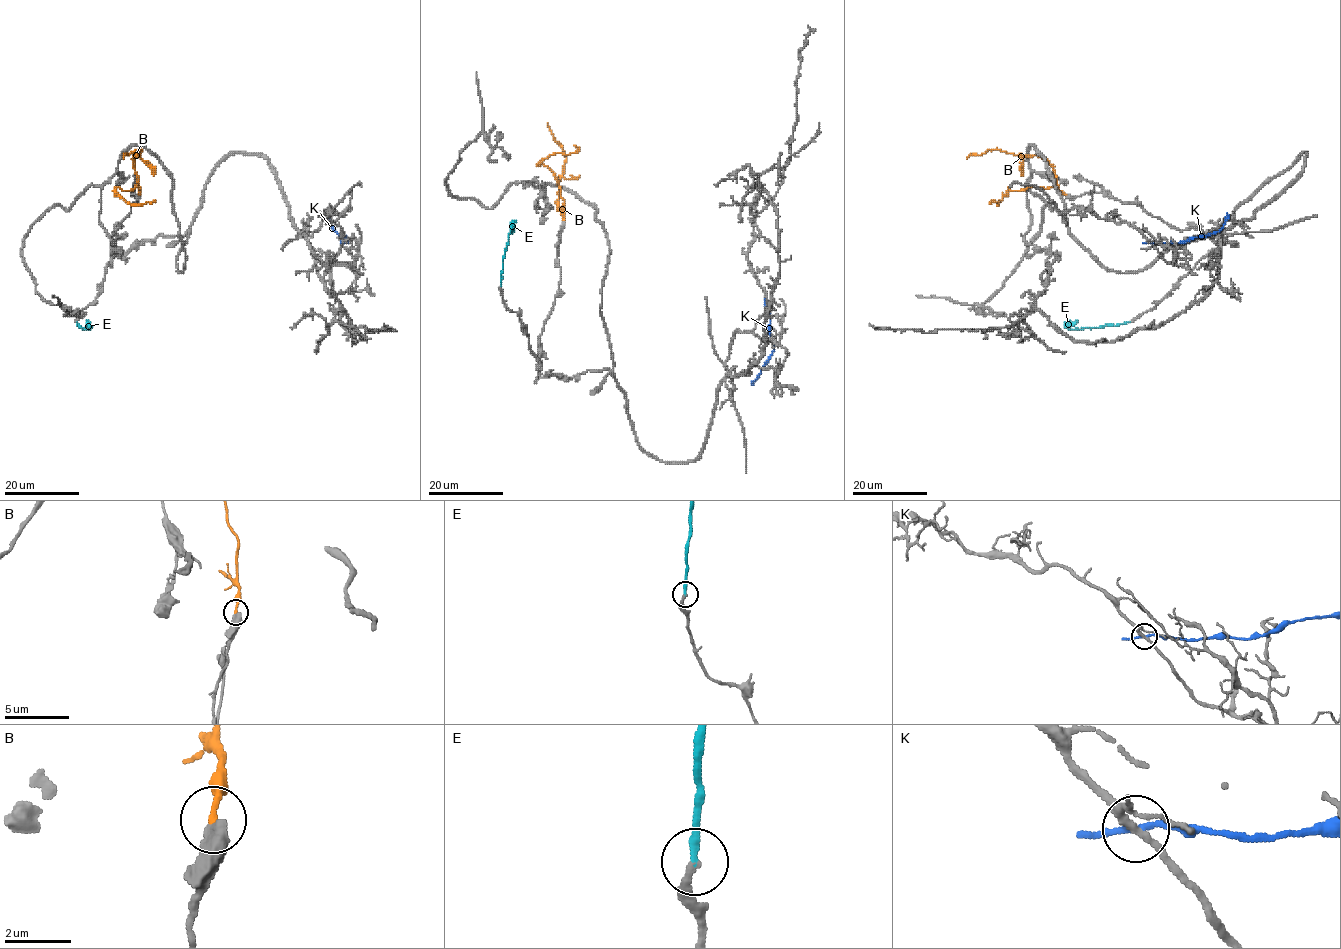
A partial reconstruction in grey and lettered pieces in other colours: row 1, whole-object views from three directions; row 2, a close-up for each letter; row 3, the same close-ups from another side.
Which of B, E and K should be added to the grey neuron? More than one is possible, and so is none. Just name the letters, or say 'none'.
E

